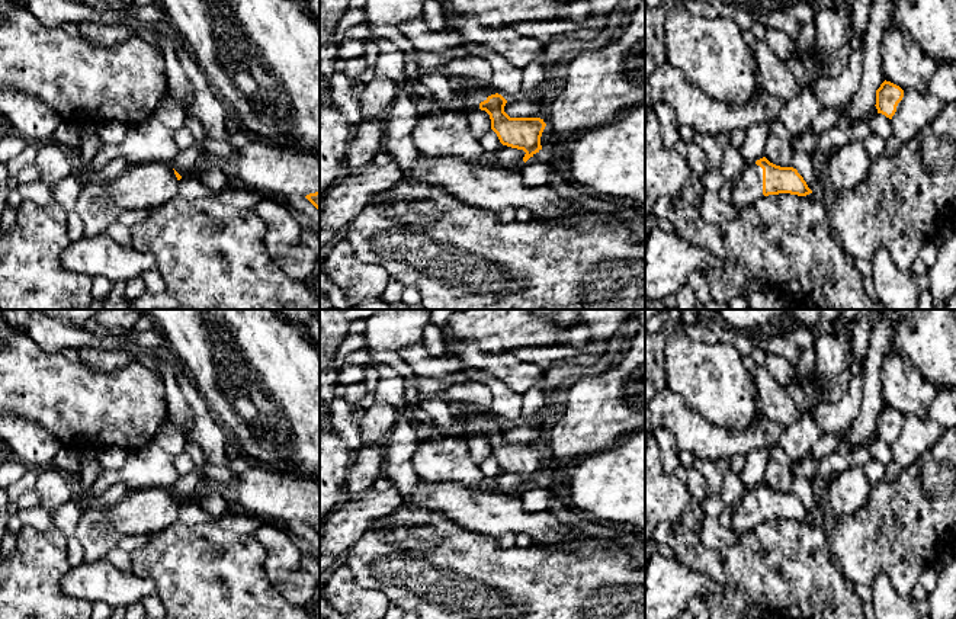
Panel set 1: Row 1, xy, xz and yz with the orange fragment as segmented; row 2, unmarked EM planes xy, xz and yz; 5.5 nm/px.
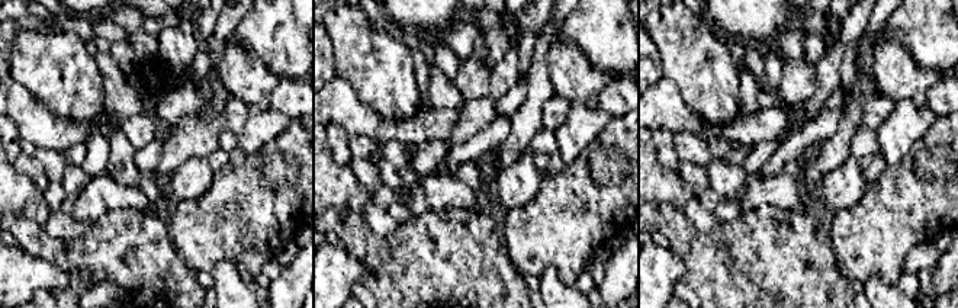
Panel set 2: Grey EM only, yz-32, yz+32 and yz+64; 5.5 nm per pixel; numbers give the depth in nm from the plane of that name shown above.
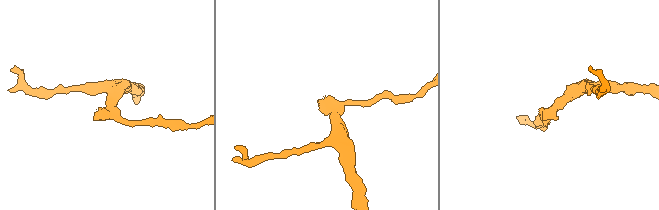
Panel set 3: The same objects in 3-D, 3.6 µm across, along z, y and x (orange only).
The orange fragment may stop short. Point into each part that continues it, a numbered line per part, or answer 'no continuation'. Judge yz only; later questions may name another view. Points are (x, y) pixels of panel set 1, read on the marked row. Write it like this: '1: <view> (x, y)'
1: yz (748, 188)

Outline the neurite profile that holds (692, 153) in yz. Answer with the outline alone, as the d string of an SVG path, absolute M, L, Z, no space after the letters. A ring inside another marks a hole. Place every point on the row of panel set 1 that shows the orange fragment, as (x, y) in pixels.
M680 139L673 150L687 161L687 164L700 179L708 173L709 166L705 153L694 141L684 142Z

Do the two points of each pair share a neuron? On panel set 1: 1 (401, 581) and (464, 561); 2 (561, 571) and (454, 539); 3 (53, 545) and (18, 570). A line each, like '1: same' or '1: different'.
1: same
2: same
3: same

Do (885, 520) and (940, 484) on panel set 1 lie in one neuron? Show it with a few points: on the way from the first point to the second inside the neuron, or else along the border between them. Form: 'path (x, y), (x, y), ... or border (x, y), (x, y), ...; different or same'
path (898, 509), (923, 484), (927, 484); same

